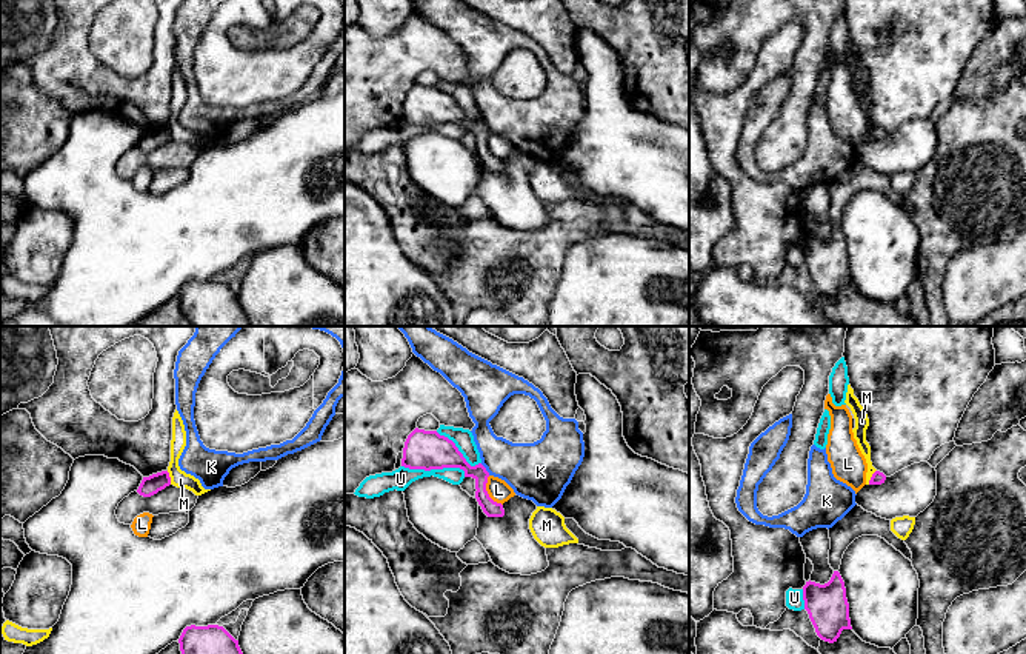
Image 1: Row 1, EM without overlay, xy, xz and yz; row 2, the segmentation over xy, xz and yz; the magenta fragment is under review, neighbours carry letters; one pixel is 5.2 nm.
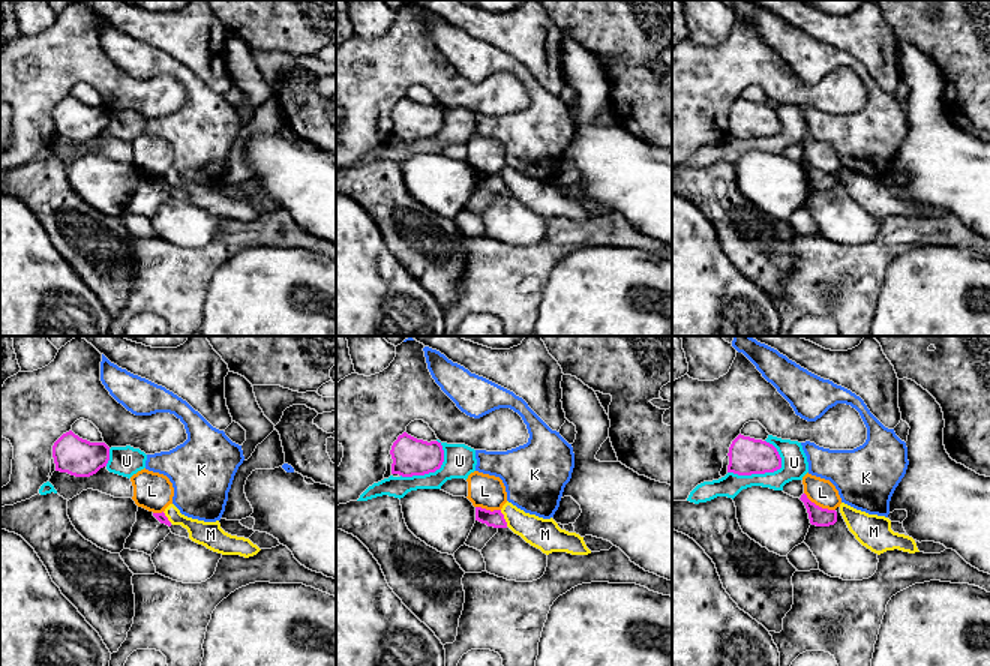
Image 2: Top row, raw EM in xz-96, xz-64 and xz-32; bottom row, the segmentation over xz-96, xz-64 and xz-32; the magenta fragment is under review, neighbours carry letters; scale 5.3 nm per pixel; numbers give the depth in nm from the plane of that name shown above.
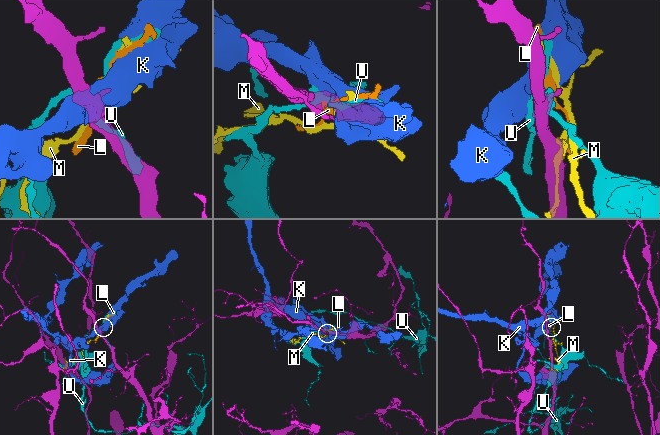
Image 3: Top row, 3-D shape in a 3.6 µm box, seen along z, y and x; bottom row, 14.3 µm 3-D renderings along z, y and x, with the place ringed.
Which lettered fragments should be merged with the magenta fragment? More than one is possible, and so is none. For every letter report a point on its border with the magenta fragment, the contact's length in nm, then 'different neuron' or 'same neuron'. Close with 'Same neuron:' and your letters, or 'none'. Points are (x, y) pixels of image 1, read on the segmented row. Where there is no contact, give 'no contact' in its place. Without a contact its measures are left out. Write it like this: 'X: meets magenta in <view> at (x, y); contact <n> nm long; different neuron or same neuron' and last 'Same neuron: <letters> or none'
K: meets magenta in xz at (485, 470); contact 80 nm long; different neuron
L: meets magenta in xz at (486, 493); contact 180 nm long; different neuron
M: meets magenta in yz at (871, 477); contact 90 nm long; different neuron
U: meets magenta in xz at (436, 468); contact 340 nm long; different neuron
Same neuron: none

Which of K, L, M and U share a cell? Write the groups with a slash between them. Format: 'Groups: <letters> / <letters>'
Groups: K / L / M / U

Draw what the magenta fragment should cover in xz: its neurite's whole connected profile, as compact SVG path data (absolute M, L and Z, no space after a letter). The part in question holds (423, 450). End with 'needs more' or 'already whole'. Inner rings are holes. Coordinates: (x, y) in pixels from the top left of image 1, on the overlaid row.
M415 428L405 442L401 466L425 471L460 468L465 471L465 477L475 480L475 499L483 512L488 517L505 516L503 505L494 502L486 491L489 477L486 468L481 463L471 466L455 443L437 431Z; already whole

